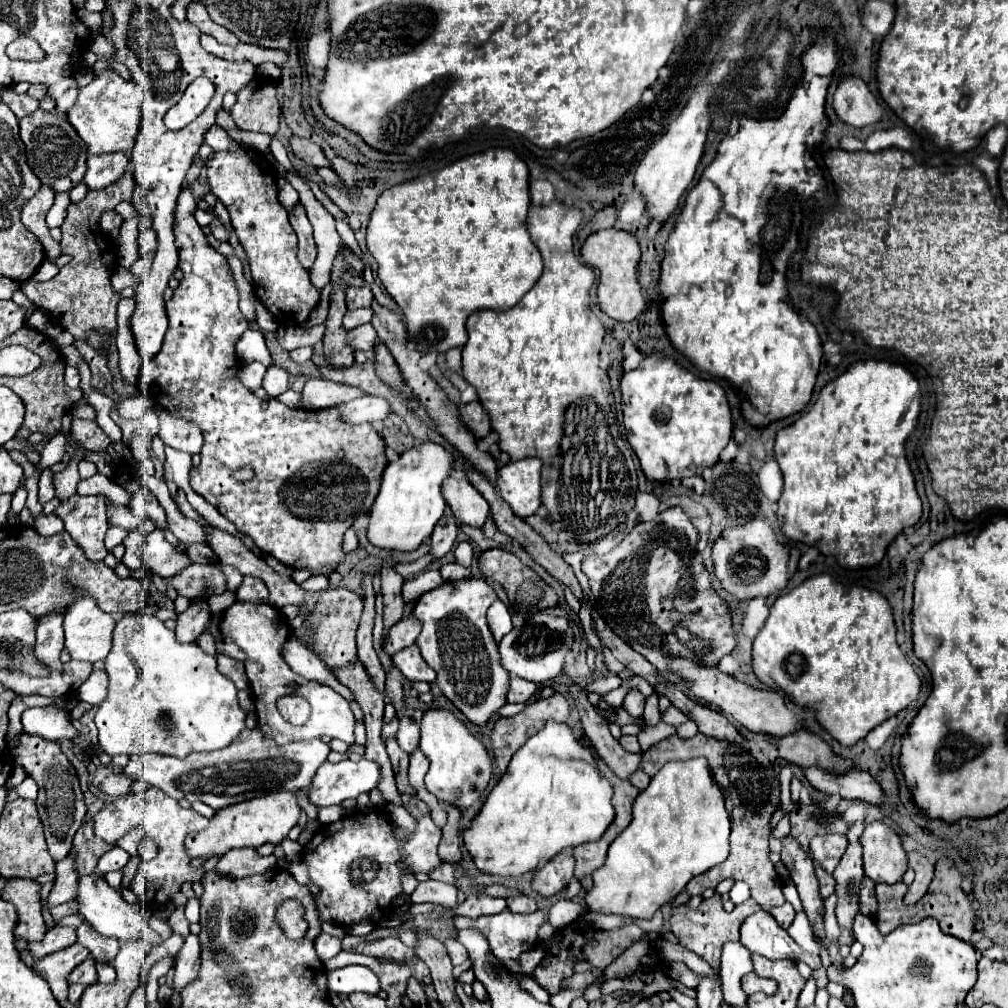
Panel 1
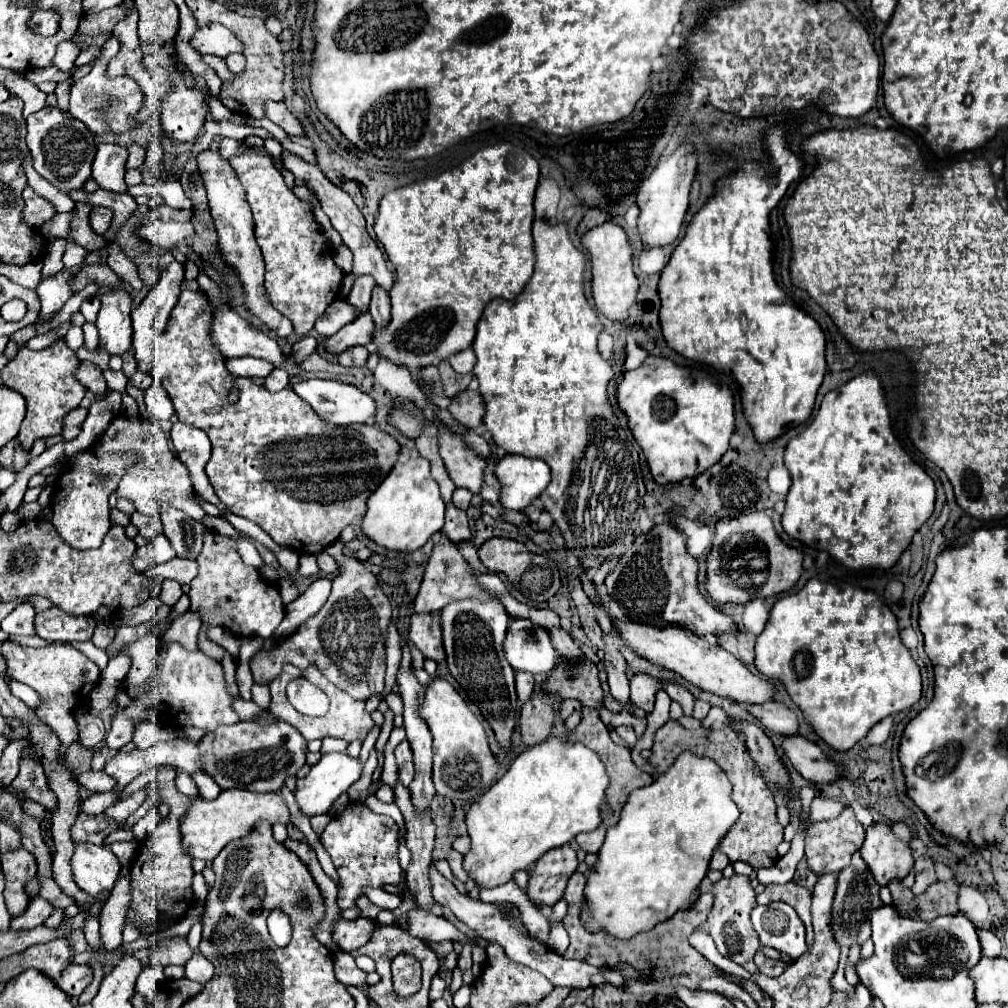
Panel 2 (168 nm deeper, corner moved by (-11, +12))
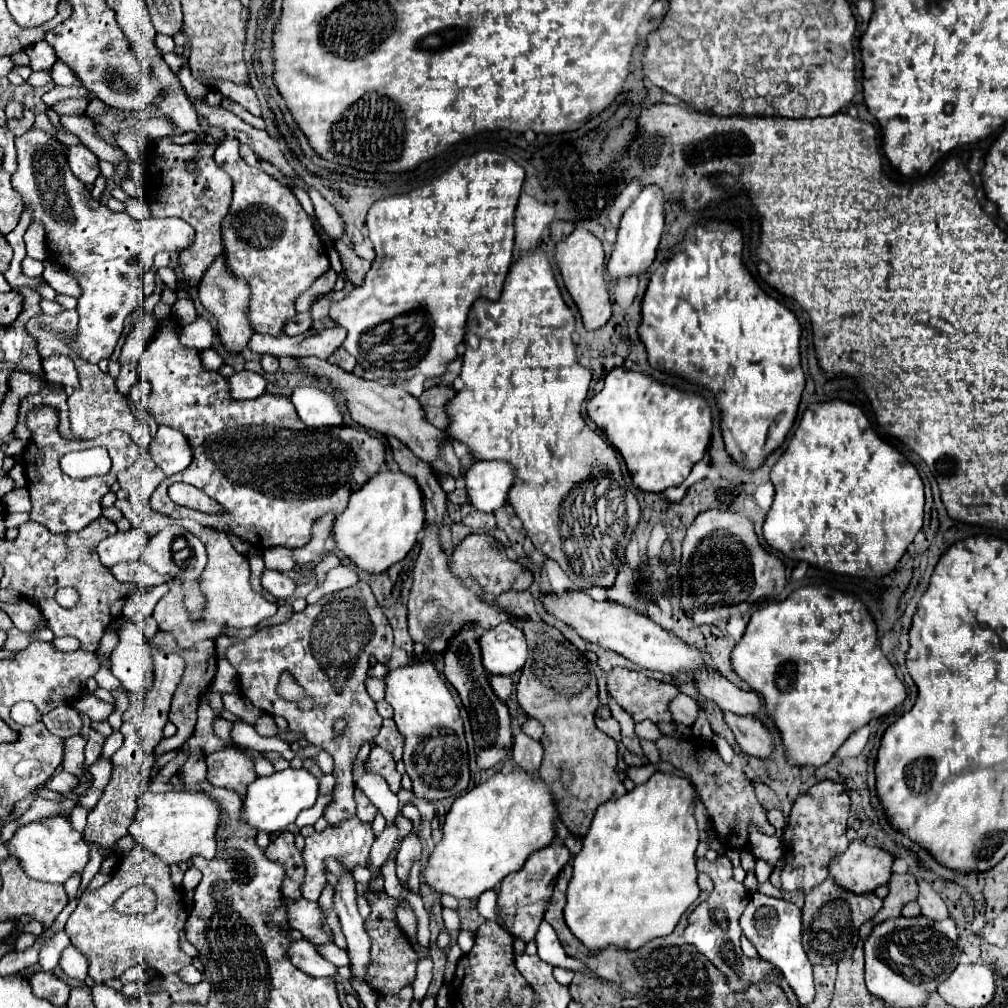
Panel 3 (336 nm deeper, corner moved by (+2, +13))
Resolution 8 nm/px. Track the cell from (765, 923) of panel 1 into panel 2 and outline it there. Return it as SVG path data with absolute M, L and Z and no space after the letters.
M769 903L765 907L757 905L751 911L751 921L759 933L761 945L787 953L793 959L807 951L805 925L787 903Z

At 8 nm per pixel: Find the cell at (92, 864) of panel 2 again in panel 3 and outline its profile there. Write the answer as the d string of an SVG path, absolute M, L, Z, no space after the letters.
M52 816L44 820L36 820L30 824L20 826L14 836L8 842L10 854L20 862L24 872L42 882L54 882L64 884L72 874L82 874L86 862L88 862L88 846L82 840L80 832L76 832L70 822L62 816Z

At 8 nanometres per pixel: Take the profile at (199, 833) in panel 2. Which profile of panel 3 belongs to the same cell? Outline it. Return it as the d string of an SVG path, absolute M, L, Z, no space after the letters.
M144 792L134 822L130 826L130 834L134 842L142 844L148 852L156 854L166 864L178 864L182 860L190 860L196 854L204 858L214 858L218 816L220 812L216 804L200 792Z

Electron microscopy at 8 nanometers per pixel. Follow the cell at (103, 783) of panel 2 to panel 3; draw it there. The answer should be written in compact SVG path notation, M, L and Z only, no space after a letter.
M58 772L58 774L54 774L46 784L44 784L44 788L48 788L48 790L52 790L52 792L64 792L64 794L68 794L74 786L78 786L78 782L76 782L76 778L72 778L72 774L68 774L68 772Z

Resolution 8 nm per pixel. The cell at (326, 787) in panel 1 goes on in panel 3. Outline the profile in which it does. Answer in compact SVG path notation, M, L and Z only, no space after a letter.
M286 768L270 776L258 776L244 794L240 820L254 826L258 832L276 834L282 832L286 826L290 826L304 808L314 806L316 798L318 798L318 780L304 768L300 770Z

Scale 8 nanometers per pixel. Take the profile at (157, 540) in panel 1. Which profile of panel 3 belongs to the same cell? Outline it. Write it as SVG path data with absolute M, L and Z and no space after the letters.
M130 528L126 532L118 530L116 534L104 538L98 544L98 556L102 564L140 560L146 544L148 544L148 536L140 528Z

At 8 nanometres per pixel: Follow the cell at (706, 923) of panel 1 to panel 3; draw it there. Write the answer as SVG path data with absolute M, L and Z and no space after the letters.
M720 854L714 862L708 862L706 858L697 860L697 871L708 874L713 881L714 890L706 902L702 902L692 914L690 924L684 932L686 942L692 942L726 978L732 992L746 992L752 984L758 984L764 978L766 970L772 970L774 964L762 960L762 958L746 958L740 948L740 936L742 929L739 924L740 914L750 902L750 894L746 892L744 884L733 878L730 860Z

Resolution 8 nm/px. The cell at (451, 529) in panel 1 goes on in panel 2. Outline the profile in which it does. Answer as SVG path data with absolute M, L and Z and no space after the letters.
M455 489L453 493L453 505L461 511L467 511L469 509L469 501L471 501L471 493L465 491L465 489Z

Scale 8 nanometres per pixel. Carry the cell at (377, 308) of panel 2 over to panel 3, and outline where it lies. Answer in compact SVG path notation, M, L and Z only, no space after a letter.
M336 240L334 242L334 248L340 254L340 262L342 262L342 268L344 268L346 276L348 276L348 280L352 284L362 282L364 276L366 276L366 272L370 270L370 262L364 260L364 258L360 258L354 252L354 248L348 242L344 242L344 240Z

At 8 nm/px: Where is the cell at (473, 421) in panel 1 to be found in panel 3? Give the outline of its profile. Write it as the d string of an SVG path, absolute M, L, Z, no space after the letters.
M432 386L432 388L428 388L428 390L424 390L422 392L422 396L418 398L420 400L420 404L424 406L424 418L432 424L432 426L436 426L436 428L440 428L440 430L444 430L446 426L448 426L448 416L446 416L446 412L444 412L444 404L452 398L456 394L456 390L452 388L452 386Z

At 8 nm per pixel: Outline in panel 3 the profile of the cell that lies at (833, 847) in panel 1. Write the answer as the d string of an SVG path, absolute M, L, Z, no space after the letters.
M832 780L818 782L806 794L800 794L794 800L788 824L782 834L782 846L784 846L784 866L780 872L782 890L808 892L828 876L830 860L842 854L850 844L846 838L848 810L850 810L850 798L846 786Z

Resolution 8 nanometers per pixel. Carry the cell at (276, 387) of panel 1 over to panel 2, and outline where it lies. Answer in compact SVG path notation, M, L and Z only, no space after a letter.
M279 367L273 369L269 373L269 377L265 377L265 385L263 387L269 389L269 391L273 391L273 393L289 387L289 373L285 369L279 369Z

